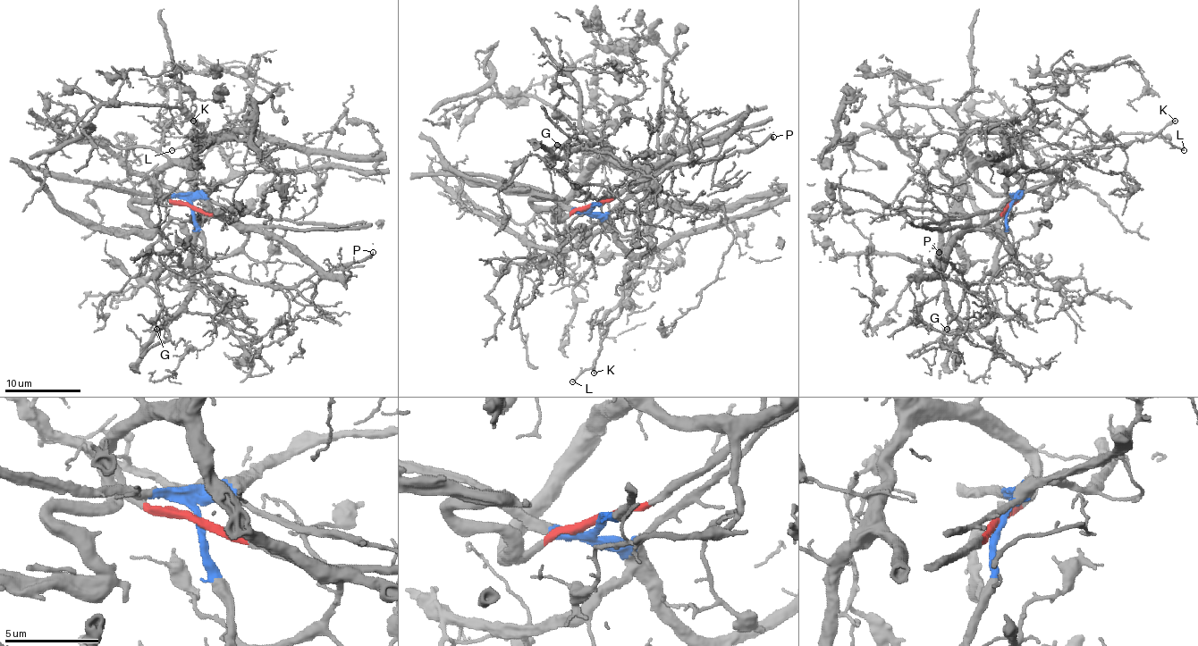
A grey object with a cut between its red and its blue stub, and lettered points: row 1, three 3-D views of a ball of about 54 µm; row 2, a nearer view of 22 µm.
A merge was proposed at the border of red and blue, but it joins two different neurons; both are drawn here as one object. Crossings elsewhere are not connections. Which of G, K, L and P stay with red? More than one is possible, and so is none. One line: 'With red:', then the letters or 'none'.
With red: G

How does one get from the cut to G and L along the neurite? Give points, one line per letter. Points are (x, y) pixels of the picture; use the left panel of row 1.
G: (190, 207), (244, 225), (210, 213), (198, 227), (190, 293), (170, 306), (156, 330)
L: (190, 207), (202, 190), (221, 185), (231, 175), (227, 158), (221, 148), (197, 133), (190, 143), (172, 150)

